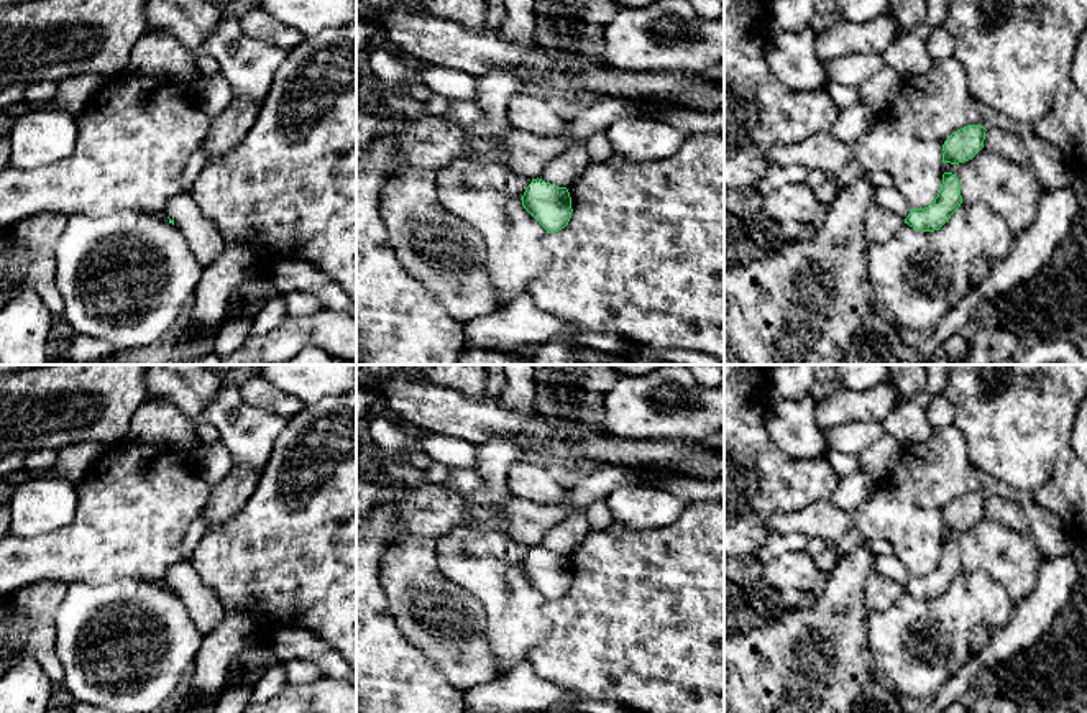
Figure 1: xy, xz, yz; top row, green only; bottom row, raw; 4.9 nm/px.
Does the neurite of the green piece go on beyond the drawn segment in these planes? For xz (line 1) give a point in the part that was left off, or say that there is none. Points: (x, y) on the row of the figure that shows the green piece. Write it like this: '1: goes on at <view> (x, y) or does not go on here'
1: does not go on here

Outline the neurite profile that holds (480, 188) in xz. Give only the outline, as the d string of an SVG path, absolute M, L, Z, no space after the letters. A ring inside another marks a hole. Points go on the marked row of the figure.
M502 69L478 76L473 102L479 107L481 117L466 126L471 141L470 153L435 171L442 205L471 225L484 242L484 269L496 291L498 309L527 292L529 283L540 276L550 261L550 255L542 243L547 230L522 205L522 196L532 179L514 172L499 146L511 130L507 122L509 99L514 94L527 92L532 92L532 89L522 79Z

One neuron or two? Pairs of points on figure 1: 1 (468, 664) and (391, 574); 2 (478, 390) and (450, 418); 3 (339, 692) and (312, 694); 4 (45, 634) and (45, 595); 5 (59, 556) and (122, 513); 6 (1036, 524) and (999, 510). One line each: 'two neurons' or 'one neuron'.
1: one neuron
2: two neurons
3: one neuron
4: one neuron
5: one neuron
6: one neuron

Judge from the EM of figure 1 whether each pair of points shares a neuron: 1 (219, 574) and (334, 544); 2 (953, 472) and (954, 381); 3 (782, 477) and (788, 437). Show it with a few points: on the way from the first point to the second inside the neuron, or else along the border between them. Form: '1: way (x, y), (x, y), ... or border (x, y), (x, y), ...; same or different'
1: way (247, 562), (281, 561), (306, 549); same
2: border (953, 424), (963, 436), (969, 460); different
3: border (767, 418), (780, 449), (823, 457); different

